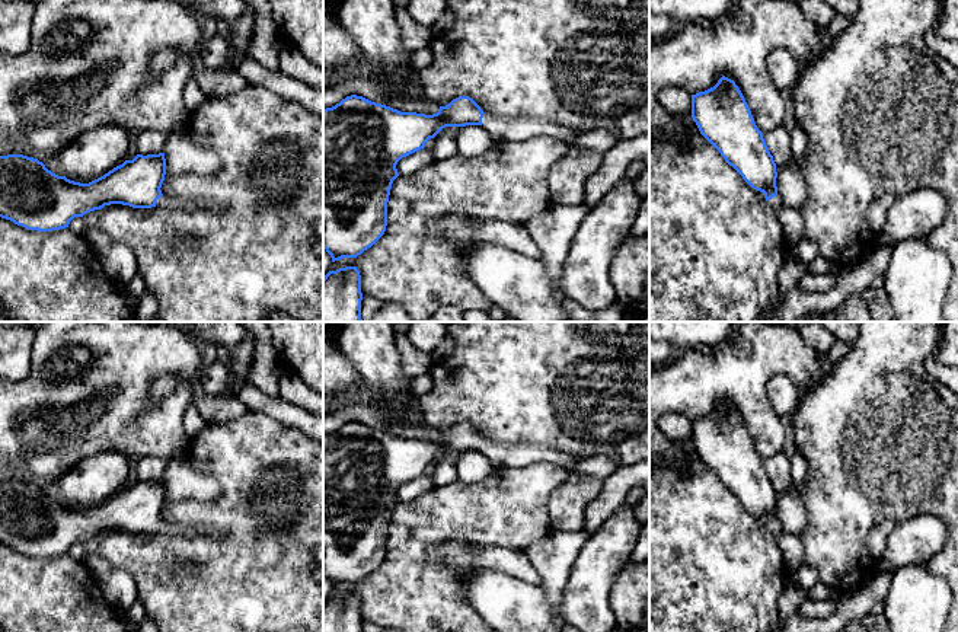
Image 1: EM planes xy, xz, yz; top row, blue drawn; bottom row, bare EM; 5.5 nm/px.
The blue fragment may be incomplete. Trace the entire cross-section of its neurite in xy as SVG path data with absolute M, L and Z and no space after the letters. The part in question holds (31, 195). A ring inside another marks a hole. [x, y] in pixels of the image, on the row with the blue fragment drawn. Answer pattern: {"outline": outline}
{"outline": "M165 153L137 154L103 176L80 183L48 170L23 154L0 156L0 217L28 230L68 227L74 217L122 204L132 208L214 208L214 202L173 201L160 191L166 175Z"}

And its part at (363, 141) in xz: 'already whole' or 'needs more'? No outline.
needs more

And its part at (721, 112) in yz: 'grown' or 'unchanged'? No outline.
grown

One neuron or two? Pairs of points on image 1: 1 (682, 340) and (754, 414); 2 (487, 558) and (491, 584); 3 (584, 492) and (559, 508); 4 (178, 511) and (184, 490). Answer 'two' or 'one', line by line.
1: two
2: two
3: one
4: two

